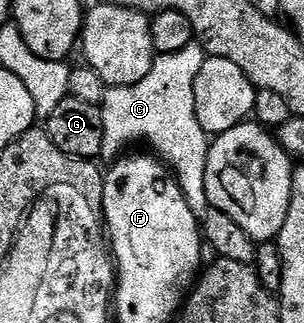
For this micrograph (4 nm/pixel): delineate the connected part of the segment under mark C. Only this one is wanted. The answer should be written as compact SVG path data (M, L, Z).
M196 42L176 54L157 55L152 70L140 82L132 86L107 87L100 105L105 132L101 157L112 162L119 159L128 146L140 141L148 144L150 150L171 168L188 208L199 220L209 208L206 184L211 141L198 123L194 84L205 59L206 53Z

